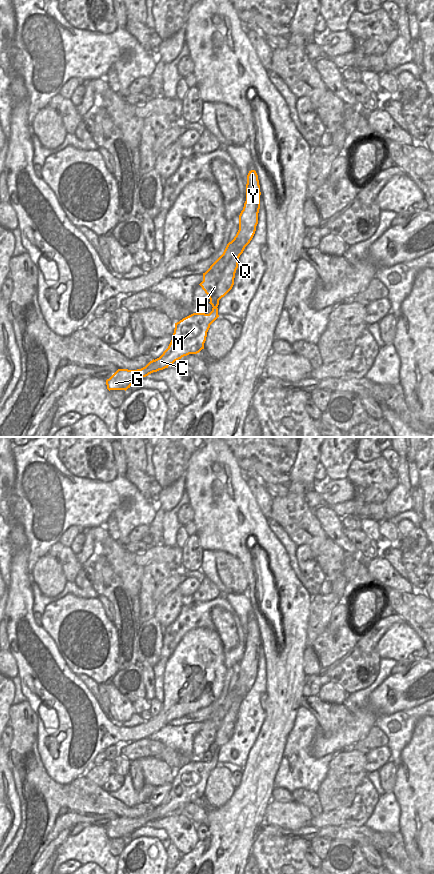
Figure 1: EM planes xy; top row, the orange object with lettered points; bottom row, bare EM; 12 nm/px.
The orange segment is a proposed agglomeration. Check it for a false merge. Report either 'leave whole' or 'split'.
split

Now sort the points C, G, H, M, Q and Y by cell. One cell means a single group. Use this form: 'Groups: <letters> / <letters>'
Groups: C G M Y / H Q

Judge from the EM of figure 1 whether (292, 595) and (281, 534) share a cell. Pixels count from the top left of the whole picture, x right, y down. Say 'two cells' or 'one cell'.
two cells

